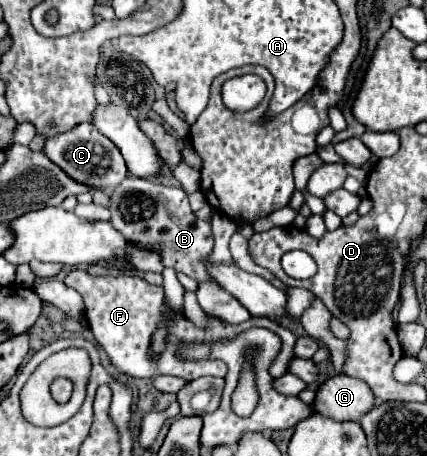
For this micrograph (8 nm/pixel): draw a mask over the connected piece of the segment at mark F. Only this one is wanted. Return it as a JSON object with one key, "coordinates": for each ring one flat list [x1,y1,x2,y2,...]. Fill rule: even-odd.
{"coordinates":[[74,269,66,275,64,283,76,289,80,295,84,295,88,327,92,329,96,341,108,353,110,363,114,367,118,367,122,373,128,373,132,377,174,375,174,377,182,377,184,381,192,381,192,379,198,379,198,377,204,377,204,375,224,377,226,375,226,365,222,361,190,363,190,361,180,361,180,359,172,357,172,353,176,349,176,343,180,339,184,339,184,341,226,339,226,337,234,337,240,331,250,329,250,327,266,327,266,329,272,329,274,333,278,333,282,337,282,351,280,351,278,359,272,363,272,369,270,369,272,377,282,377,288,371,288,363,294,359,292,347,296,345,296,335,290,329,280,327,278,323,274,323,272,319,266,319,266,317,252,317,252,319,248,319,246,323,240,323,240,325,228,325,226,321,220,321,218,317,208,317,206,327,196,327,186,315,172,313,172,309,168,309,168,305,164,305,164,289,162,287,150,285,142,277,130,277,130,275,92,277,84,269],[162,325,168,327,166,349,158,357,150,357,152,333,156,329,160,329]]}

